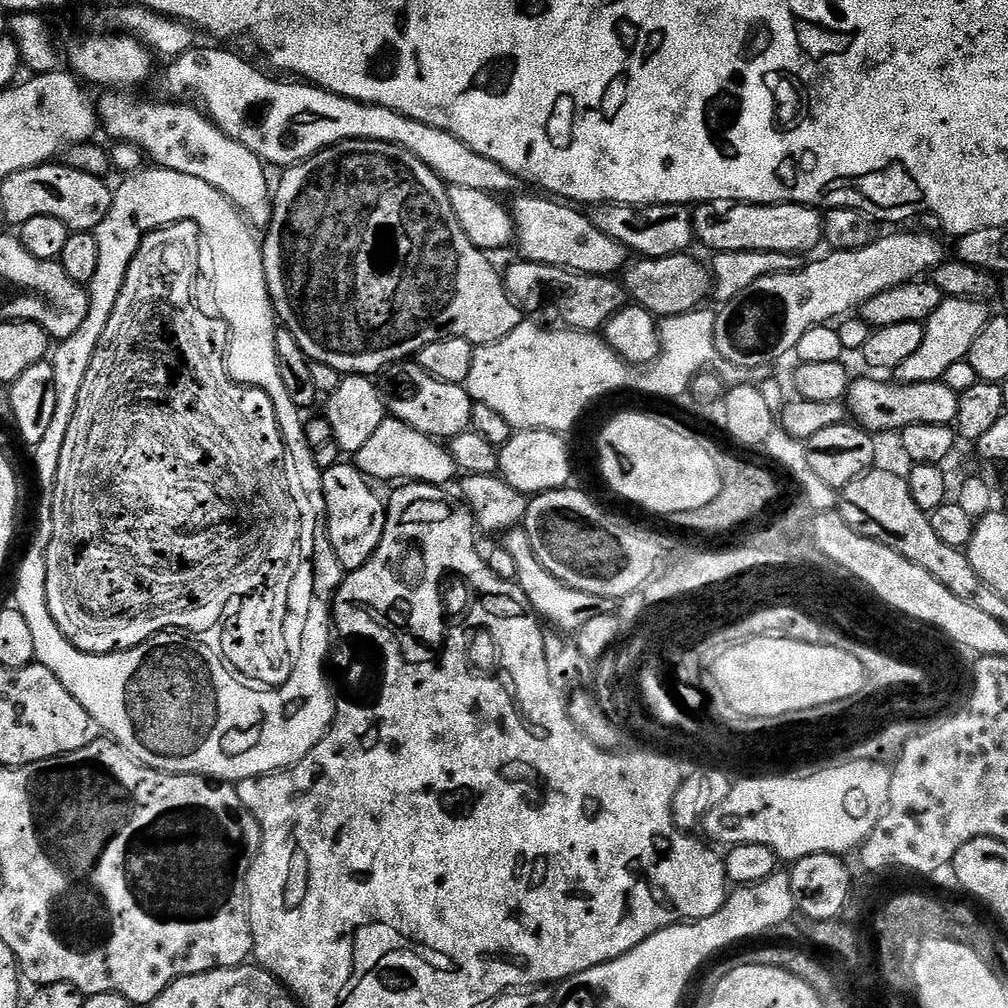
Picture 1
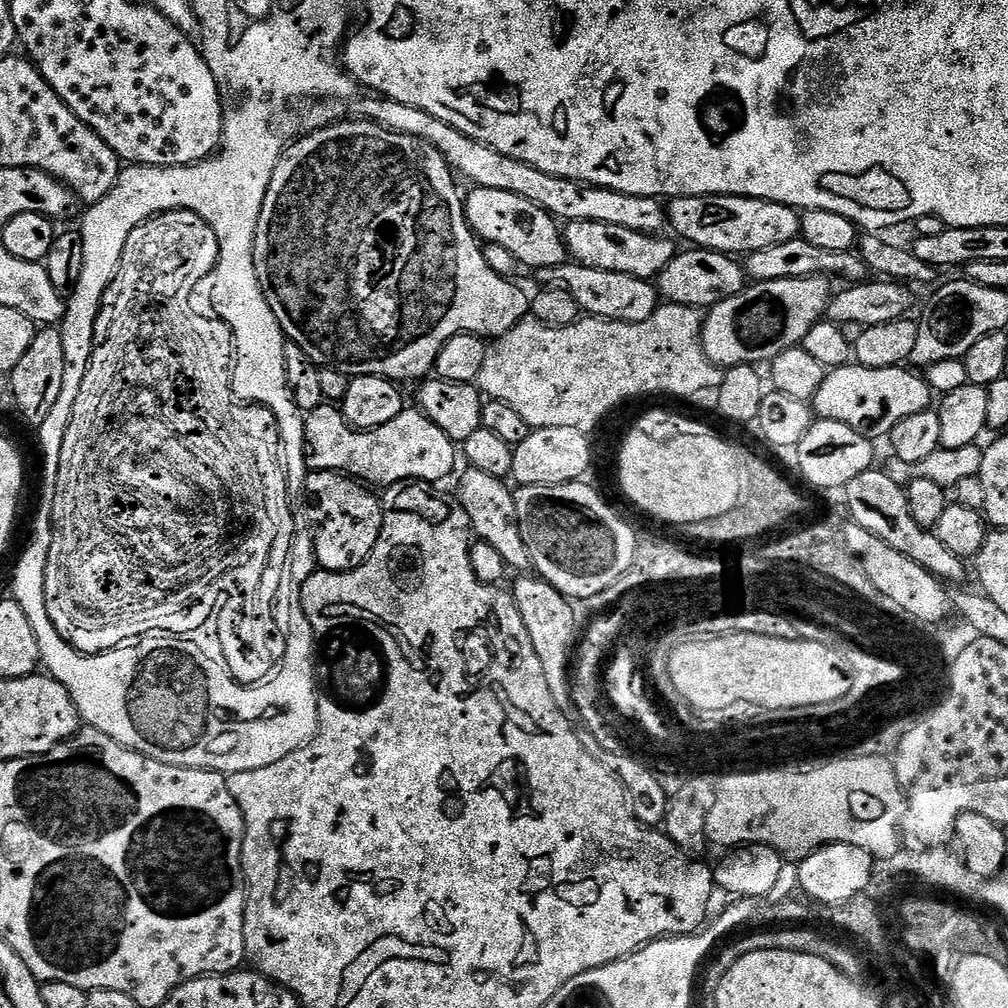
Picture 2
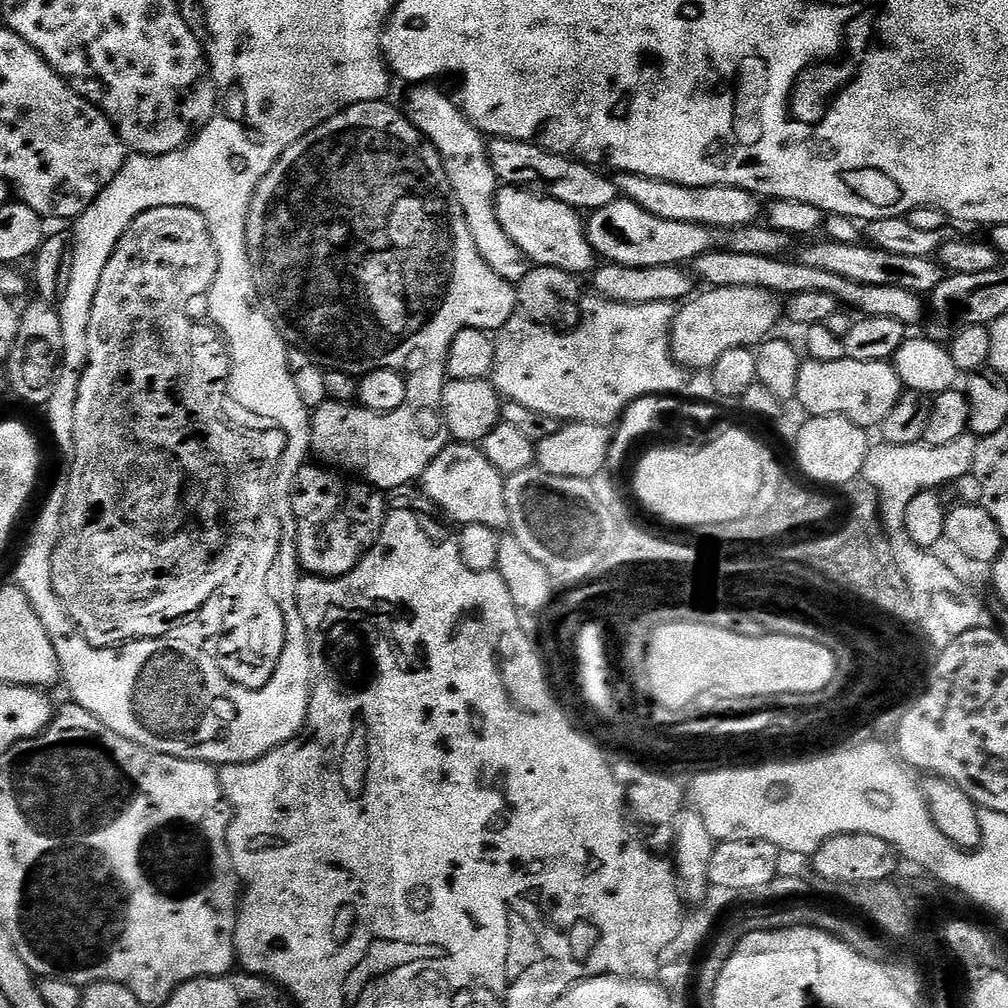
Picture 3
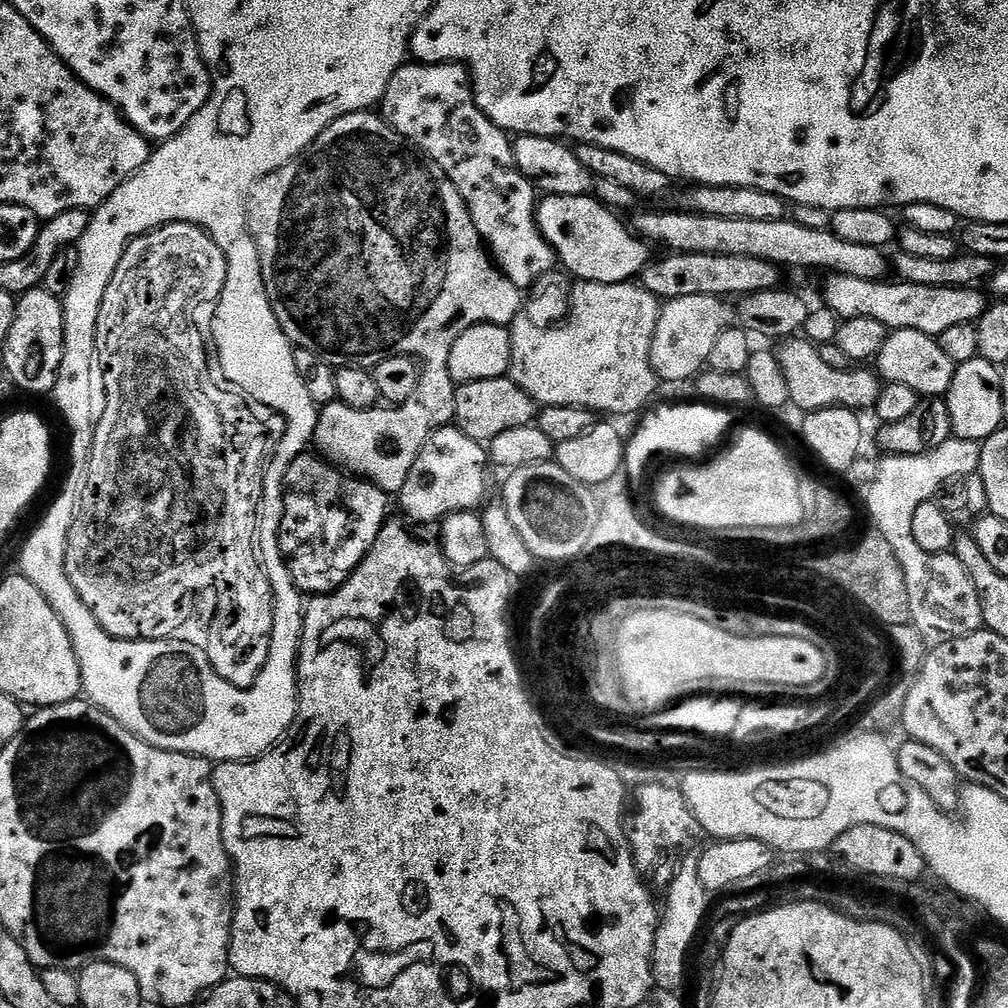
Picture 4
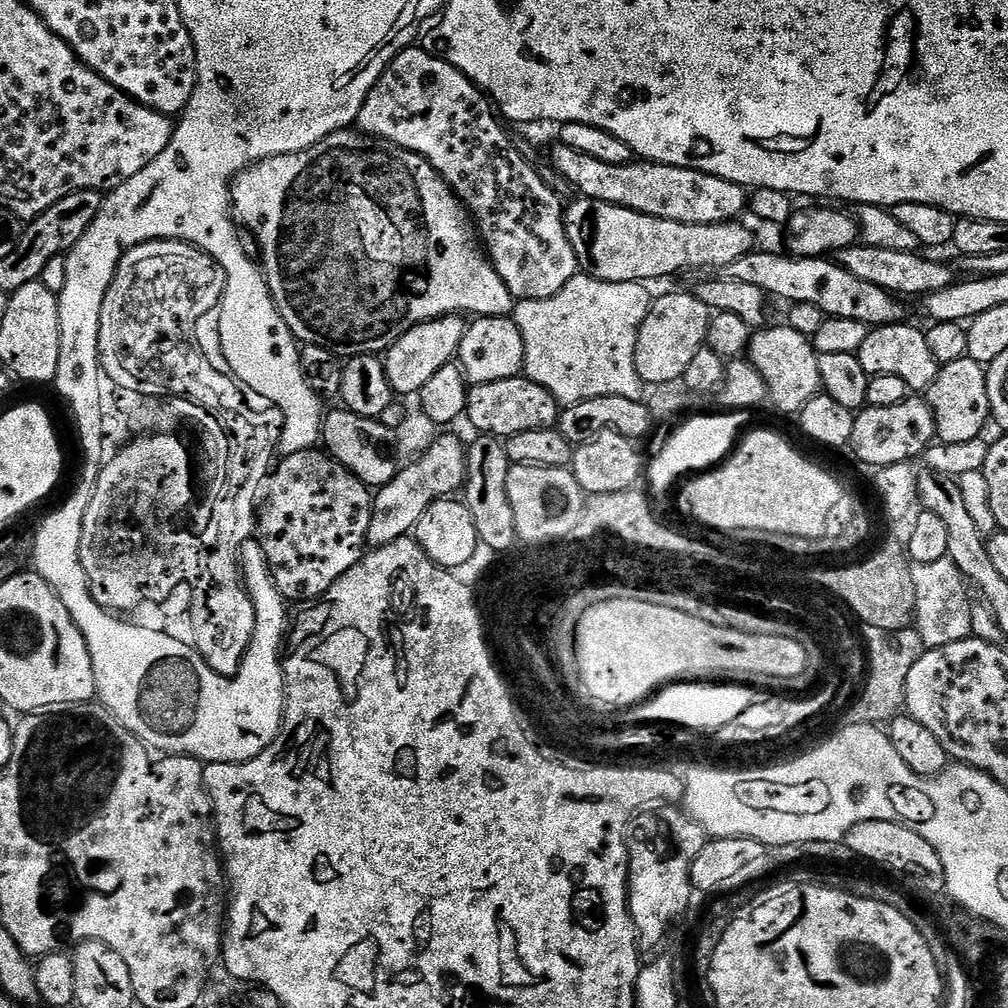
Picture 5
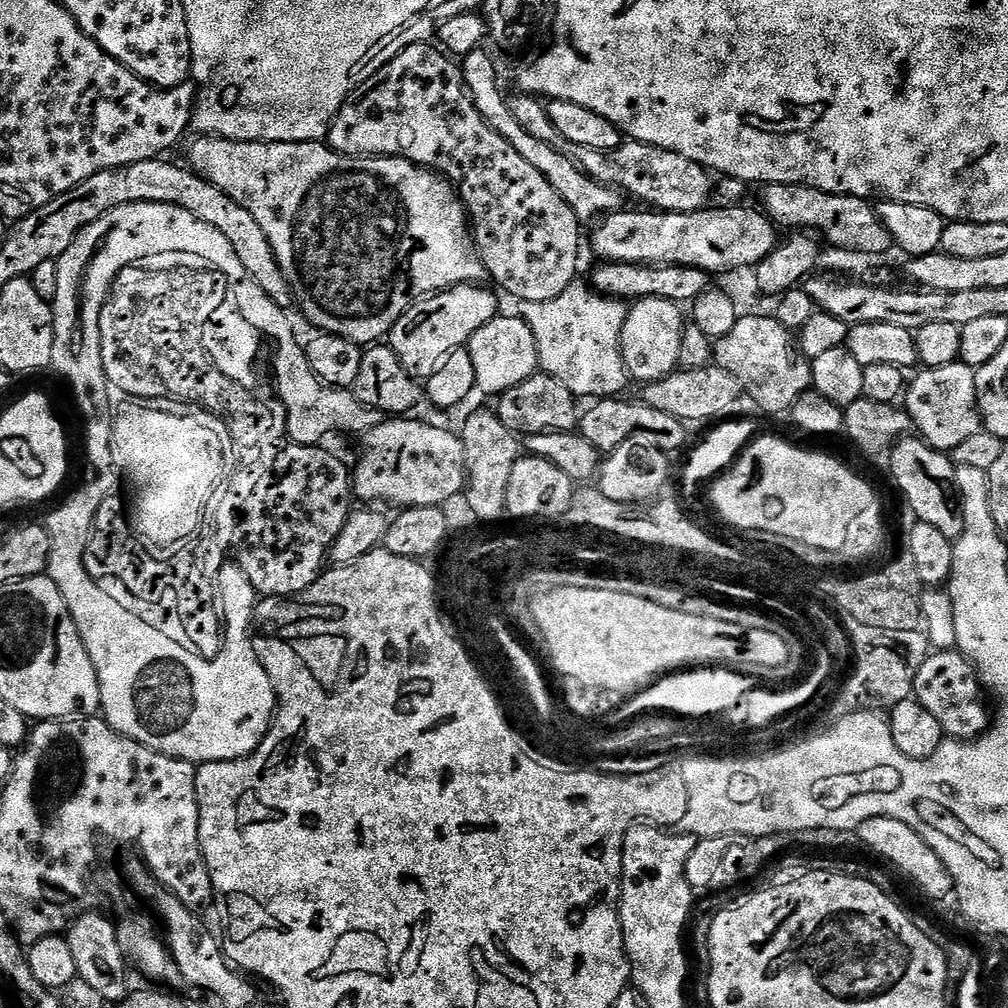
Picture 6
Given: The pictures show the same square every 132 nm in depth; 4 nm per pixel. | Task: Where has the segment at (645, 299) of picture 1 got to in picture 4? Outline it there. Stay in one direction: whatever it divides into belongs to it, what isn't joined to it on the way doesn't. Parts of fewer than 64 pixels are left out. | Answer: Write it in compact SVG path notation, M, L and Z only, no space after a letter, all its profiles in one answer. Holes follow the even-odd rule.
M829 275L824 284L823 303L841 321L850 318L874 318L889 330L918 330L927 336L939 338L942 330L954 326L976 324L986 311L985 293L979 287L943 288L942 286L914 286L903 282L863 280L849 276Z

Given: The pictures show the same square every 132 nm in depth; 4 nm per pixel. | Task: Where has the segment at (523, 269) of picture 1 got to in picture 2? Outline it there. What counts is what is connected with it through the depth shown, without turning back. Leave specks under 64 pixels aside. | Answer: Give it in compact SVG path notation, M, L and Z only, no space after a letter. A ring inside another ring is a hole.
M565 262L558 268L539 269L541 285L556 285L568 291L577 302L581 313L598 320L614 322L646 322L650 314L660 307L662 297L652 280L643 280L634 274L622 274L618 270L598 270L585 264Z

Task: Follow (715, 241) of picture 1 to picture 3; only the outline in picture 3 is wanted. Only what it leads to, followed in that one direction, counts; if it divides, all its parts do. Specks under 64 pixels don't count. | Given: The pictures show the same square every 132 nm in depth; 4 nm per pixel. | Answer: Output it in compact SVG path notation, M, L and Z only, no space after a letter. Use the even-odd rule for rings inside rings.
M629 172L615 173L614 179L616 191L623 199L642 206L642 210L646 210L646 214L654 214L654 218L666 218L666 222L688 222L707 228L751 228L762 216L761 201L741 188L724 188L721 184L691 188Z

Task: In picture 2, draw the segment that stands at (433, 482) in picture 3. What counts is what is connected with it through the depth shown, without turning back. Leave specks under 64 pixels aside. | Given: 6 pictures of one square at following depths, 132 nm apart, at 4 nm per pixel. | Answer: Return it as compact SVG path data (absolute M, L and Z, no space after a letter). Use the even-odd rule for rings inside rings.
M469 467L467 471L468 473L460 480L458 499L470 518L473 533L481 541L494 546L509 569L531 569L532 559L526 550L526 542L522 542L522 534L518 530L518 514L513 489L511 487L508 489L509 485L505 481L490 478L490 474L482 474L482 470L477 468Z

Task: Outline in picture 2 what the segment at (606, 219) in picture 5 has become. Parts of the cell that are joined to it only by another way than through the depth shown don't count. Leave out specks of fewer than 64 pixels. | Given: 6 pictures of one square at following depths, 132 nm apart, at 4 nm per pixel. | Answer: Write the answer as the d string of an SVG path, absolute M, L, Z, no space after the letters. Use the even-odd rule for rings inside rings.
M473 187L471 191L464 200L464 216L484 244L497 244L502 250L510 250L516 261L533 270L558 268L569 259L561 225L542 206L510 194L510 190Z

